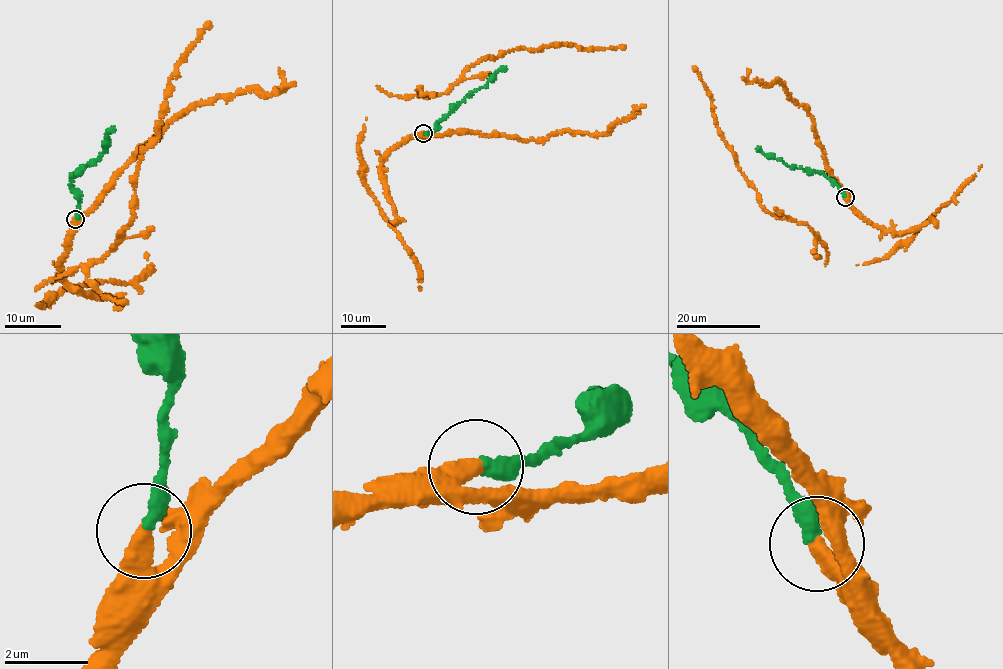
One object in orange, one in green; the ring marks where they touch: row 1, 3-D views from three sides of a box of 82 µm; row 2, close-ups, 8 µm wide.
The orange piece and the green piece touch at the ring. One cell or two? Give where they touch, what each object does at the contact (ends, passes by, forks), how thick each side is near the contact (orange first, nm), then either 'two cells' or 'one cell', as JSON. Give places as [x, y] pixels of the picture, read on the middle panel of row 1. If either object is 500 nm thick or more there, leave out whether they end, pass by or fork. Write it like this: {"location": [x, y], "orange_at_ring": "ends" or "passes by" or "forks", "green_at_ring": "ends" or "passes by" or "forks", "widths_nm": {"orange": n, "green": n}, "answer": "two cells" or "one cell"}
{"location": [423, 133], "orange_at_ring": "ends", "green_at_ring": "ends", "widths_nm": {"orange": 460, "green": 360}, "answer": "two cells"}

